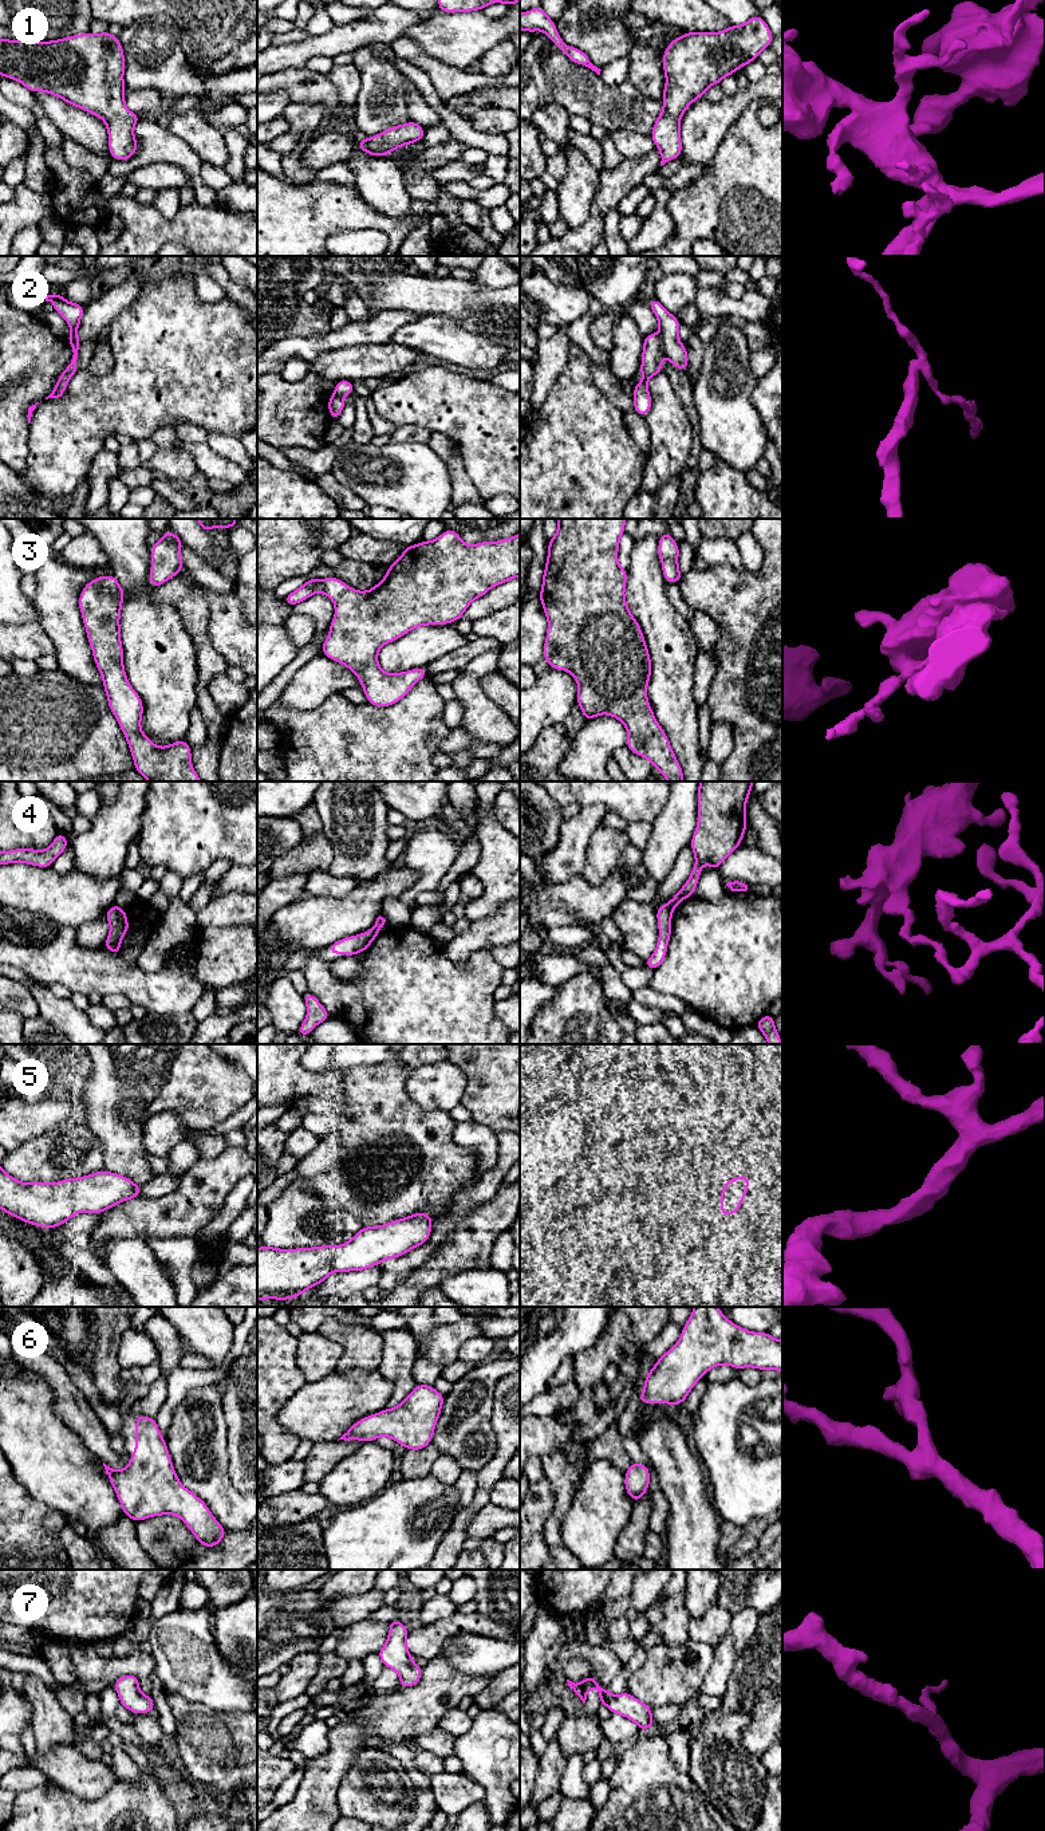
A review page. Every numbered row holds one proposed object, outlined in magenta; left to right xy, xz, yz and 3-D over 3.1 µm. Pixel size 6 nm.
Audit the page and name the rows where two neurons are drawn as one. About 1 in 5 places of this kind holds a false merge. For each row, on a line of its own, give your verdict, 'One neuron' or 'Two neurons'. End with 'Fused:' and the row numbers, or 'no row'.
1: One neuron
2: Two neurons
3: One neuron
4: Two neurons
5: One neuron
6: One neuron
7: One neuron
Fused: 2, 4

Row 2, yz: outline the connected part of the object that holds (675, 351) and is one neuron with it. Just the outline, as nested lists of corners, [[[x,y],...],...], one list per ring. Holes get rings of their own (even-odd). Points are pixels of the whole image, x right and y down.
[[[655,298],[651,299],[647,306],[658,318],[663,354],[667,357],[669,362],[671,362],[678,370],[687,370],[687,349],[678,336],[681,322],[674,315],[671,315],[670,311],[667,311]]]

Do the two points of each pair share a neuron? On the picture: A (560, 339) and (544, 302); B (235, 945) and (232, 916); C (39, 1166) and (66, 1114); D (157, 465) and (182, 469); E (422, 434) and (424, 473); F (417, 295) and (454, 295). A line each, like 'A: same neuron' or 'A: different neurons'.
A: different neurons
B: different neurons
C: different neurons
D: same neuron
E: different neurons
F: same neuron

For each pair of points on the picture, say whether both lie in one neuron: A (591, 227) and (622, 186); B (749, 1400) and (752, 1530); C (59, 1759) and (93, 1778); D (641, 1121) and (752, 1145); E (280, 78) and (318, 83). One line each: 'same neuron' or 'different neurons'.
A: same neuron
B: different neurons
C: same neuron
D: different neurons
E: same neuron

